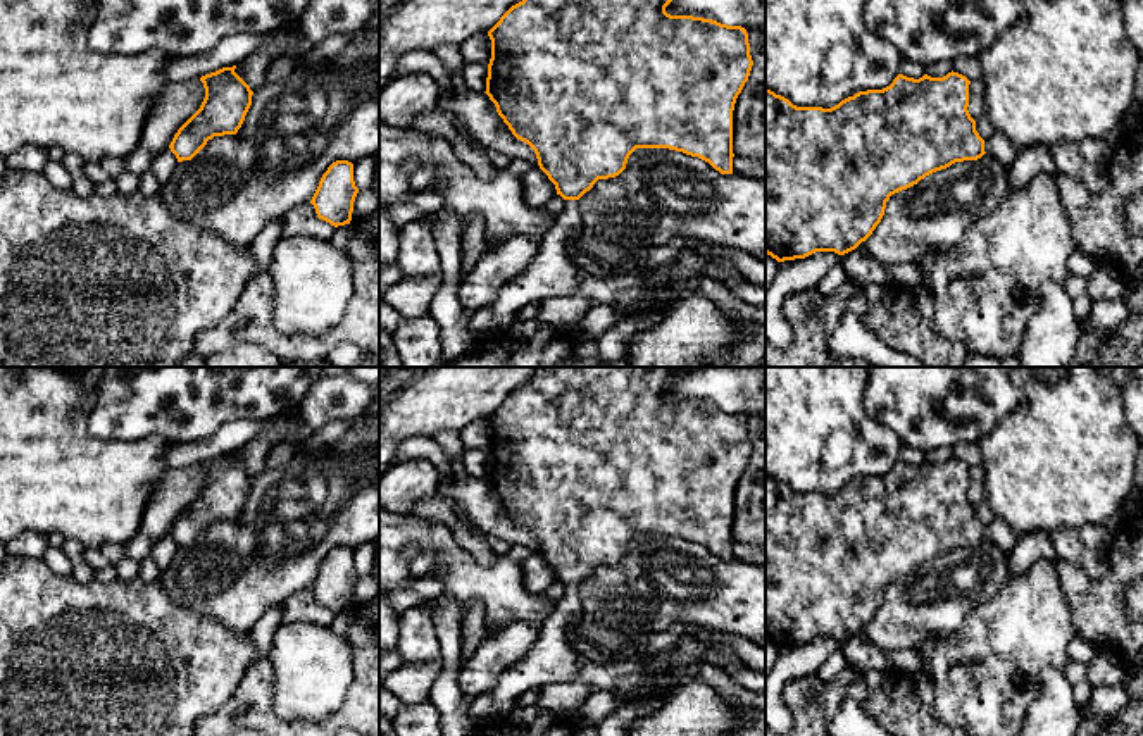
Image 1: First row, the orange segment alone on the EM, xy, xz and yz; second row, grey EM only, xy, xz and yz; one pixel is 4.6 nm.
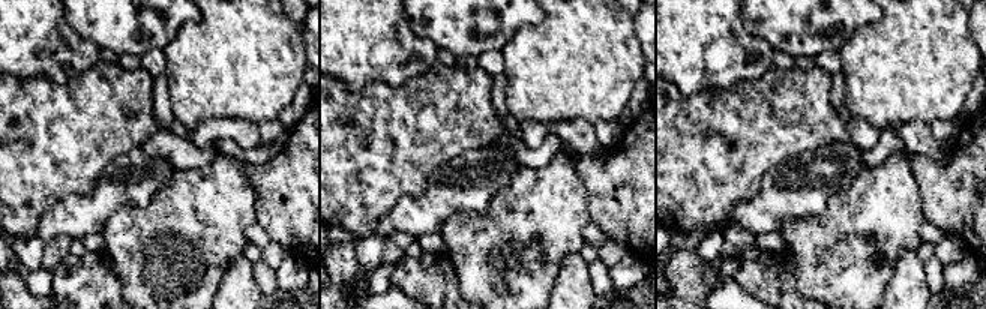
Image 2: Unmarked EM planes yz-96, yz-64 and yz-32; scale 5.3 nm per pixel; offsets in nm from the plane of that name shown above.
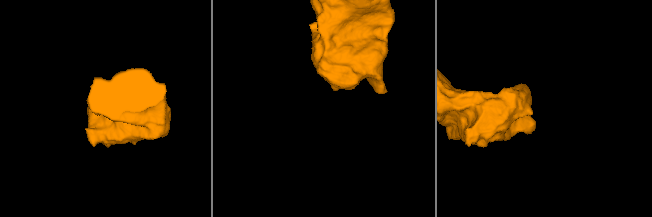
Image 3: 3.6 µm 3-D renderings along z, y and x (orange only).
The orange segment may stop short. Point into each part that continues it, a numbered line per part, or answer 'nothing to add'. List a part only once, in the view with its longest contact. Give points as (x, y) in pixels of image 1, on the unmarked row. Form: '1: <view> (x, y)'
1: xz (550, 661)

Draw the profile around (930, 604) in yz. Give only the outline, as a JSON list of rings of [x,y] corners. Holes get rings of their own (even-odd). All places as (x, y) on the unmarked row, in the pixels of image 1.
[[[991,541],[955,548],[891,581],[881,608],[857,634],[886,653],[946,638],[957,633],[965,617],[977,605],[991,600],[1010,577],[1009,555]]]

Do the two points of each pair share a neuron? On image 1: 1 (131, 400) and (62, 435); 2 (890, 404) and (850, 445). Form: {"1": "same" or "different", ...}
{"1": "different", "2": "different"}

